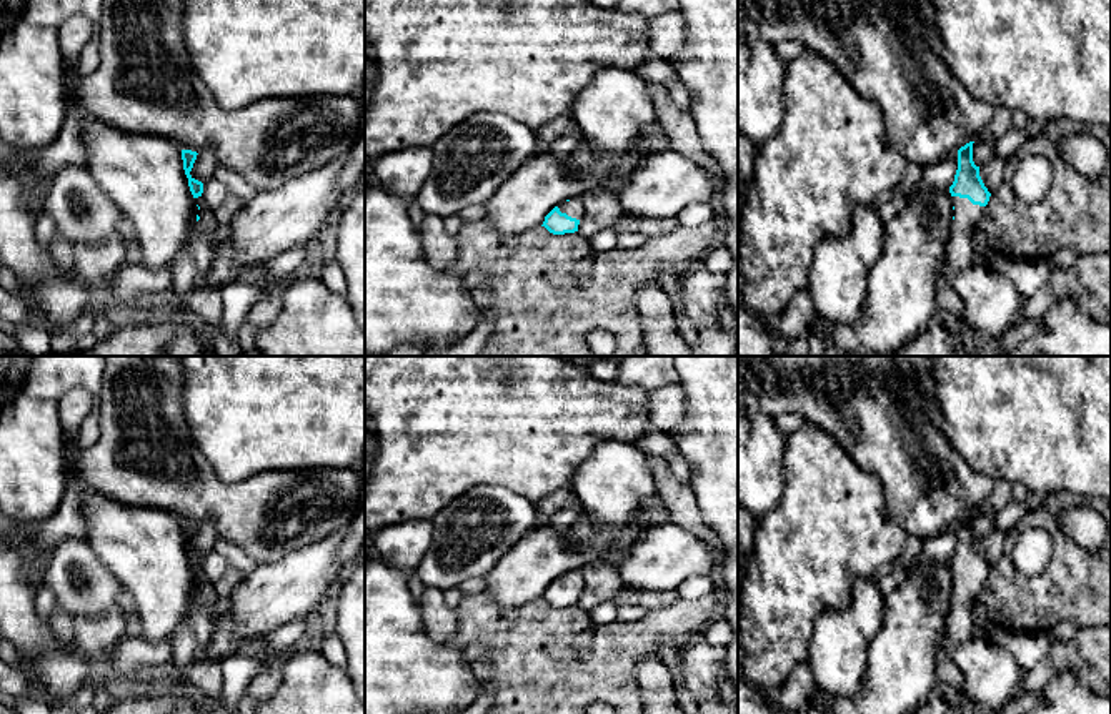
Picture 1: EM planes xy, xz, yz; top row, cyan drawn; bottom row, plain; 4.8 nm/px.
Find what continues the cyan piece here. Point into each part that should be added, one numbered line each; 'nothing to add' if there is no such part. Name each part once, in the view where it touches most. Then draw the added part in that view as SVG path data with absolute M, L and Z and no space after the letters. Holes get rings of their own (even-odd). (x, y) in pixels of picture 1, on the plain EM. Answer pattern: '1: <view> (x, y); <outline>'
1: yz (966, 588); M953 569L951 574L954 593L944 639L936 652L936 672L939 682L963 692L964 677L953 659L953 652L971 636L973 616L978 611L976 597L981 594L986 579L973 578L968 571L959 569Z

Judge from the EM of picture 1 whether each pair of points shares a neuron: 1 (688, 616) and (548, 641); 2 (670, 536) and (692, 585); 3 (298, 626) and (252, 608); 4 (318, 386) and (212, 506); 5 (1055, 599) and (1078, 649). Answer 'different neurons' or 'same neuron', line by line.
1: same neuron
2: different neurons
3: different neurons
4: different neurons
5: different neurons

